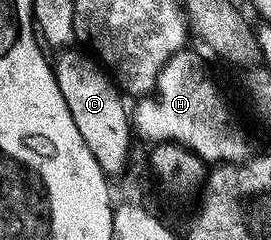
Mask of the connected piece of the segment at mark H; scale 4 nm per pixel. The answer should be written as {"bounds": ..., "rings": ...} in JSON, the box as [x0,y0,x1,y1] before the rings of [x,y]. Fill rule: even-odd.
{"bounds":[131,47,250,163],"rings":[[[186,47],[179,50],[159,71],[157,87],[151,95],[146,95],[136,102],[137,106],[131,109],[131,125],[141,137],[146,137],[149,143],[159,141],[174,141],[199,155],[206,163],[240,163],[250,156],[249,137],[245,134],[243,126],[237,122],[229,101],[225,98],[223,90],[217,86],[215,78],[209,74],[205,61],[197,53],[192,53],[192,48]]]}

